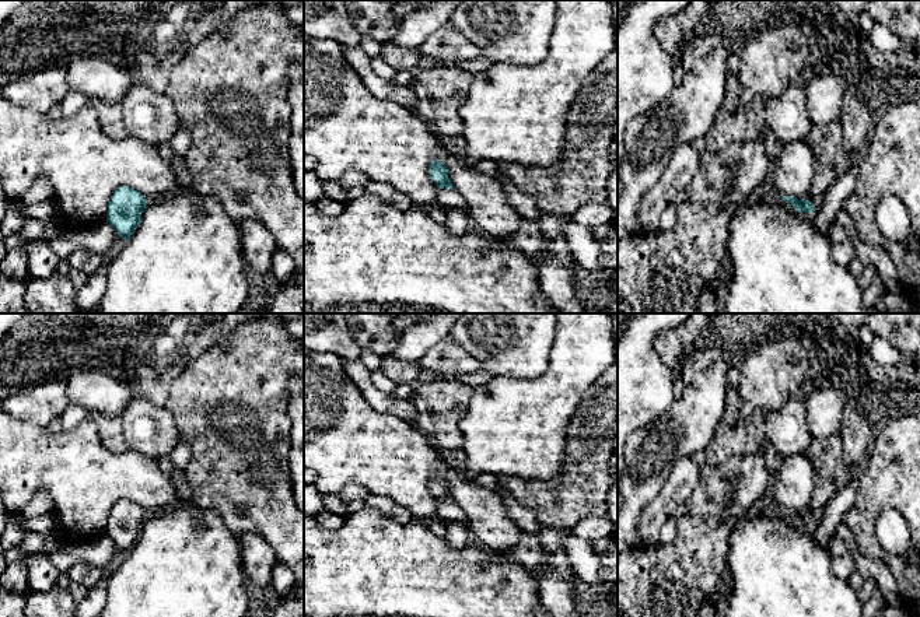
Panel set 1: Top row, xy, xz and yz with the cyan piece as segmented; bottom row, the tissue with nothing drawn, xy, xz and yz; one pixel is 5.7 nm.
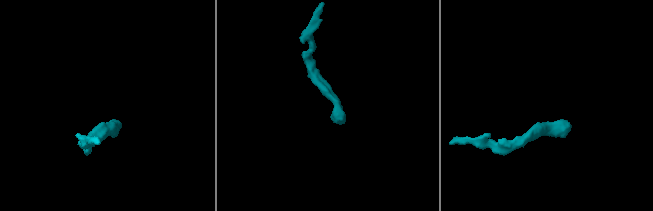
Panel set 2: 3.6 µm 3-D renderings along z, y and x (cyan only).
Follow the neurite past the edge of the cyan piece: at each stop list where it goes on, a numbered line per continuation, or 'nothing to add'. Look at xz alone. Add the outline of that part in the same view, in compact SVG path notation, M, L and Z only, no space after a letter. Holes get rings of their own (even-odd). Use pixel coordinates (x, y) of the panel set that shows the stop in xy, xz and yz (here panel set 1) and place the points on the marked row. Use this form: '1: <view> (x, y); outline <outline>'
1: xz (450, 199); outline M438 189L435 201L440 207L442 207L445 211L449 210L459 210L465 213L471 218L471 211L468 207L468 203L461 196L461 193L455 189Z

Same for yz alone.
1: yz (825, 140); outline M840 122L812 125L804 140L815 154L815 172L808 200L816 207L826 196L828 189L849 169L849 155L843 144Z

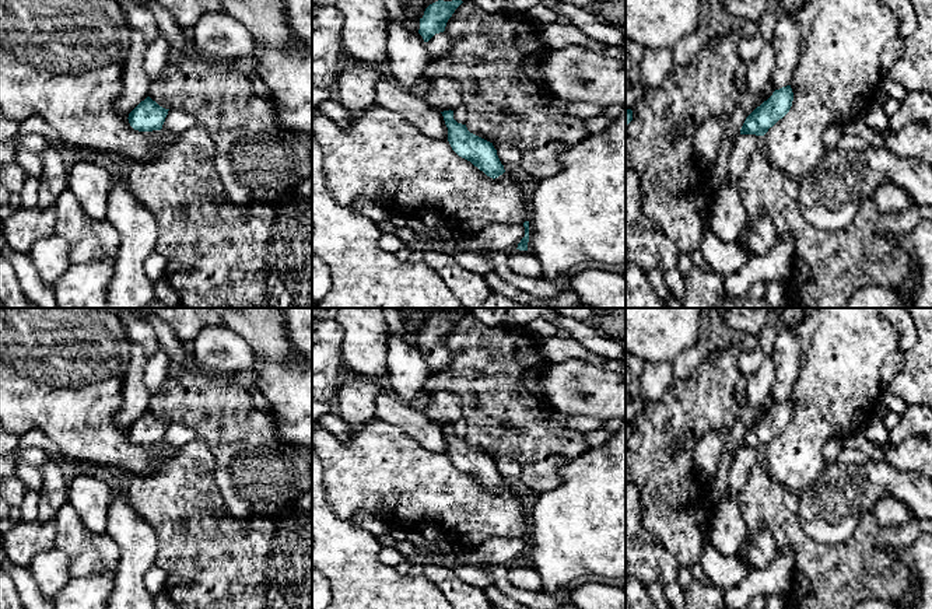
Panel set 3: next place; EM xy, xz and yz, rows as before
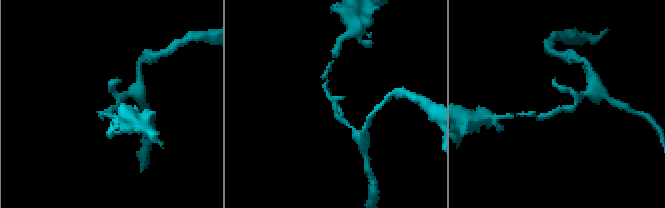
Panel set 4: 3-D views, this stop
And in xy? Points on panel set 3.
nothing to add

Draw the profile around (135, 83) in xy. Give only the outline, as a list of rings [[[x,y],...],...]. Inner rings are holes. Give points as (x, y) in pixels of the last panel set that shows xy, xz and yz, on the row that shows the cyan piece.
[[[132,32],[130,48],[123,64],[122,95],[115,102],[115,111],[129,115],[148,97],[150,85],[143,63],[148,45],[141,32]]]

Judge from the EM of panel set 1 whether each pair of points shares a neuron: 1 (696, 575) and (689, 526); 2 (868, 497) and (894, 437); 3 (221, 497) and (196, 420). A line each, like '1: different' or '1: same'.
1: same
2: same
3: same

